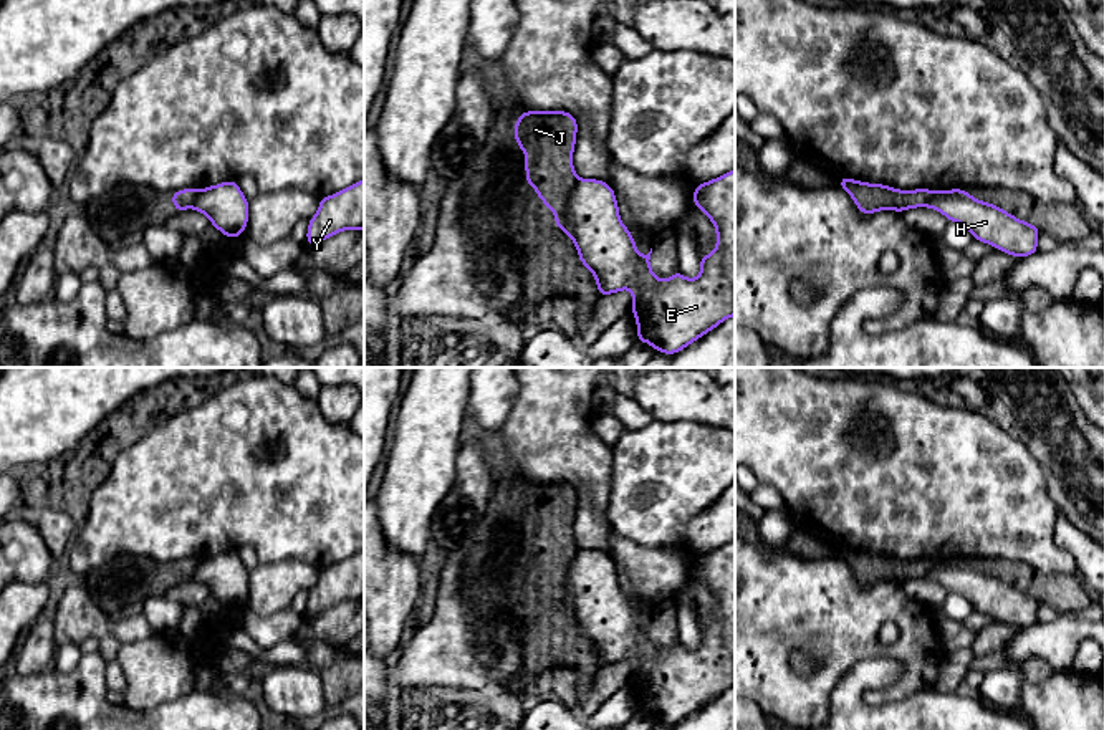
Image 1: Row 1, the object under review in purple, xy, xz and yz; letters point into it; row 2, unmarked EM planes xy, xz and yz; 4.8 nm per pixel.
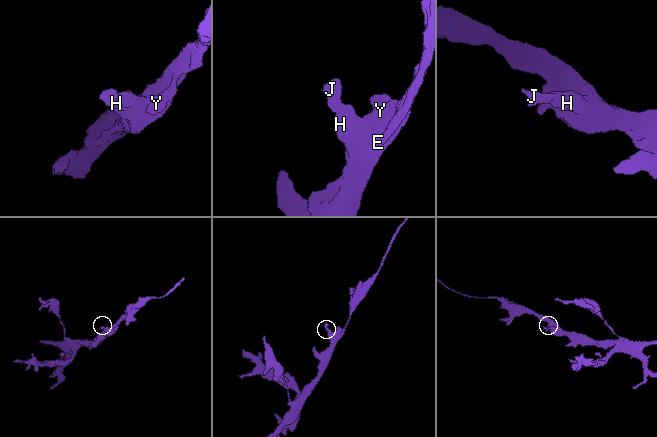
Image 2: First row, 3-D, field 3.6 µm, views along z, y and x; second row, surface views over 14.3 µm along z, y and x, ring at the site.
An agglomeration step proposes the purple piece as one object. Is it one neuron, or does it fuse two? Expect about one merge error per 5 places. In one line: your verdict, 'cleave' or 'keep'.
cleave

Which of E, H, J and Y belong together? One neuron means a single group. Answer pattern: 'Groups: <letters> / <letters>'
Groups: E H Y / J

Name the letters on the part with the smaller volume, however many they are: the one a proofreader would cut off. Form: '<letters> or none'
J

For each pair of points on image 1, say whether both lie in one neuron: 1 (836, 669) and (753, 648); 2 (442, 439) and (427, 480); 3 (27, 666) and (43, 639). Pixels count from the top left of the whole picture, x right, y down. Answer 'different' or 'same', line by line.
1: same
2: same
3: same

